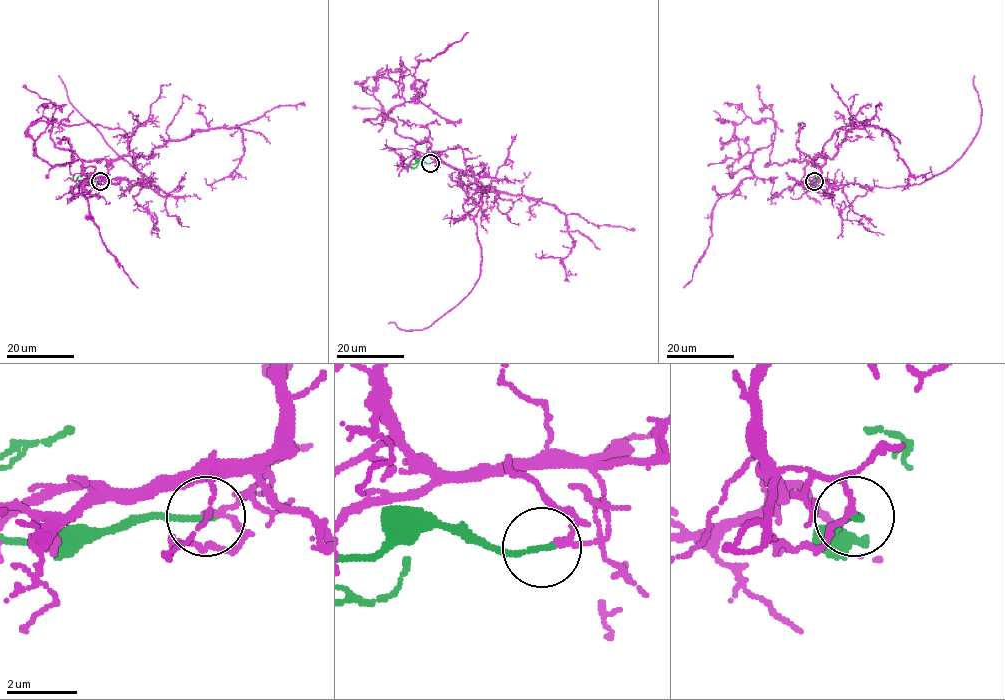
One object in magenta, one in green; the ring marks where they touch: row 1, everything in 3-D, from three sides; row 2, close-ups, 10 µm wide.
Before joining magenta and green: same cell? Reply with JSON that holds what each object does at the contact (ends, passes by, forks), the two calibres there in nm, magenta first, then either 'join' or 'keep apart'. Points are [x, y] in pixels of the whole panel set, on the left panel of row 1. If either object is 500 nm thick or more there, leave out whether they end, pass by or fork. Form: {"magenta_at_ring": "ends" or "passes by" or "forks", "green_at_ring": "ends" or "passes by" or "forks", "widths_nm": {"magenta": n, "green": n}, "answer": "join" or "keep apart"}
{"magenta_at_ring": "passes by", "green_at_ring": "ends", "widths_nm": {"magenta": 110, "green": 180}, "answer": "keep apart"}

